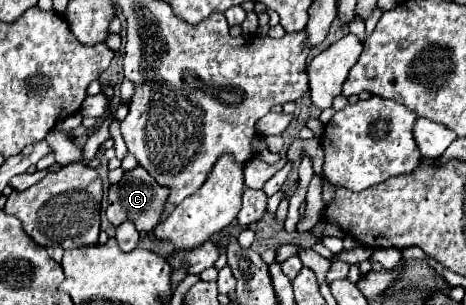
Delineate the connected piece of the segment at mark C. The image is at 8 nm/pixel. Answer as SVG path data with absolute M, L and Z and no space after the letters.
M134 167L130 171L126 171L120 179L120 183L110 185L108 191L108 207L106 207L106 217L108 221L116 227L124 221L132 221L136 225L138 231L150 231L160 223L160 215L164 211L164 205L168 203L168 195L170 189L158 185L150 173L144 167Z

